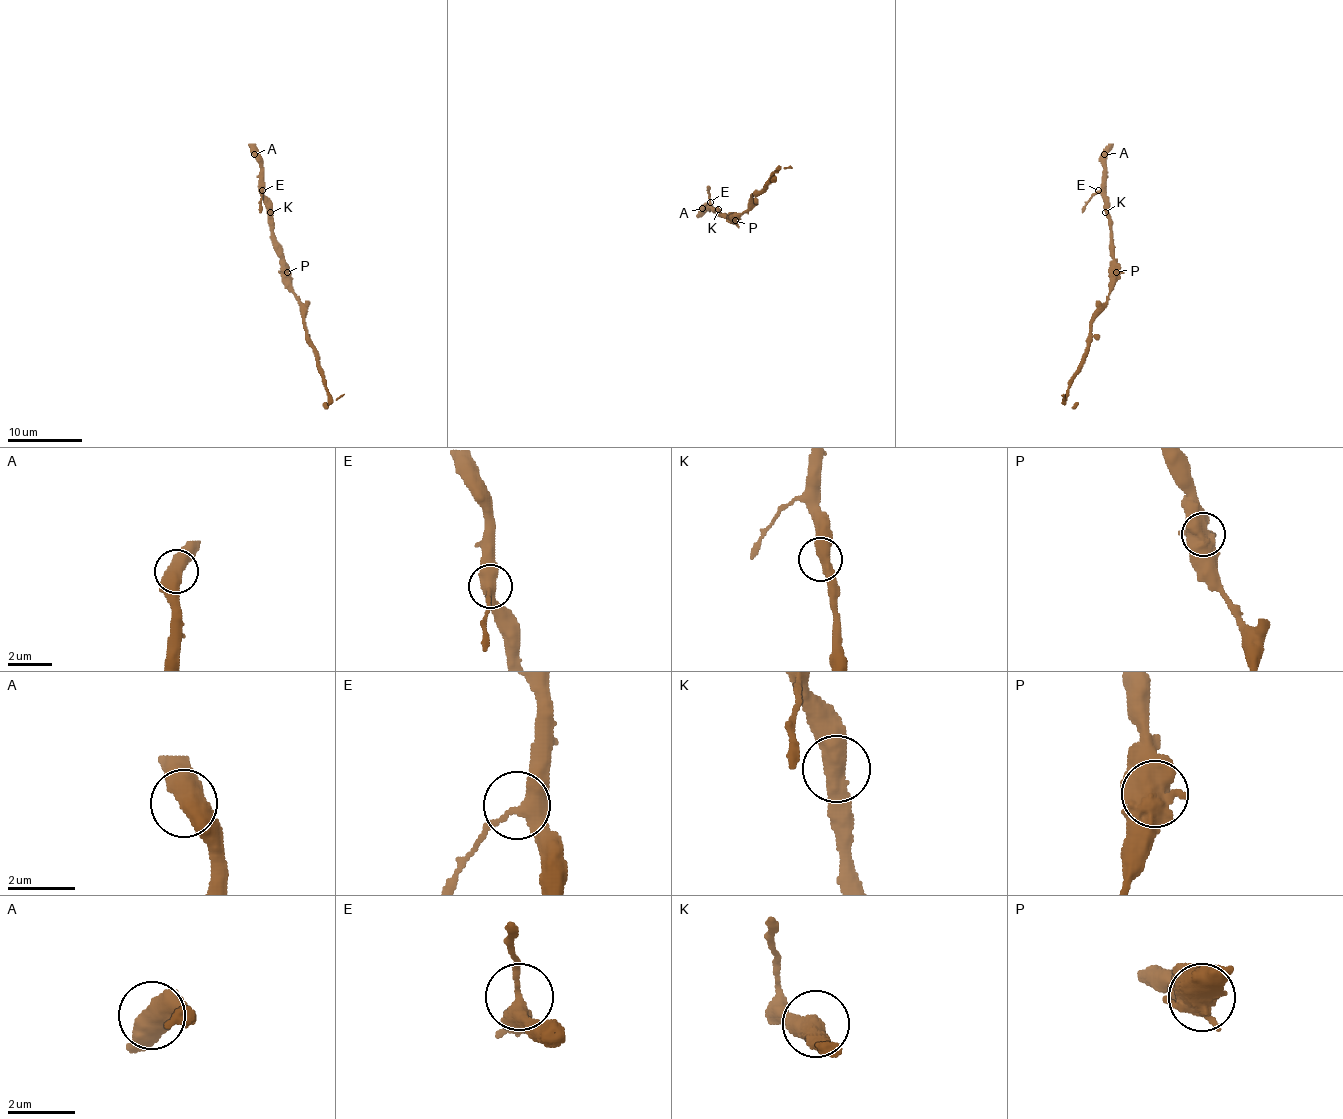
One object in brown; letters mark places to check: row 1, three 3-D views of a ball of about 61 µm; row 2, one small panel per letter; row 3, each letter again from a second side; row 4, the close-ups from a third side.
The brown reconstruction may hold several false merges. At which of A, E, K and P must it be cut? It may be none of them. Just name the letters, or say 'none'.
none

